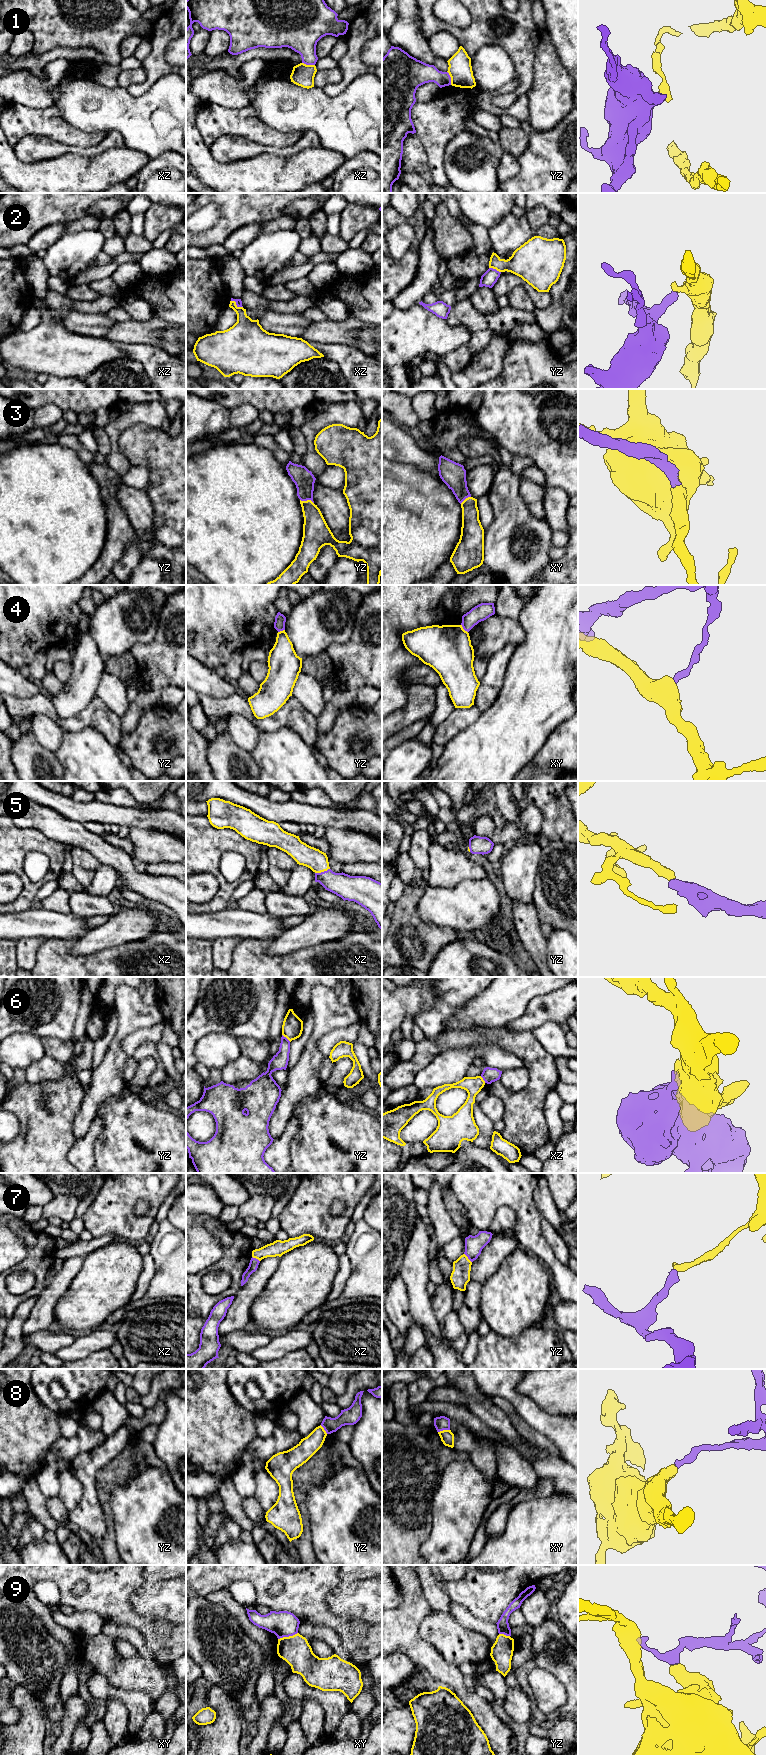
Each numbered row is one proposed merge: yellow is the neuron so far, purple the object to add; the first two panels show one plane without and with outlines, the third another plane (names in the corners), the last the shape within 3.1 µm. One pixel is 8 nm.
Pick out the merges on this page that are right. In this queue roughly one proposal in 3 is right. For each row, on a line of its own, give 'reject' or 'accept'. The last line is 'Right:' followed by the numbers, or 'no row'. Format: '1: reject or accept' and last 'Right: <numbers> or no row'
1: reject
2: reject
3: accept
4: reject
5: accept
6: reject
7: reject
8: reject
9: reject
Right: 3, 5

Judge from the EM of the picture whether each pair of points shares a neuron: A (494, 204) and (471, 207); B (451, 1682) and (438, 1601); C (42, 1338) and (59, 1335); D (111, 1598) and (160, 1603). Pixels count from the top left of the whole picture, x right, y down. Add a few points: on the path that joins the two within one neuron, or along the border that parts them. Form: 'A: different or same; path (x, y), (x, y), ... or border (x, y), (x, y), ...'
A: same; path (488, 204), (486, 206), (477, 206)
B: different; border (421, 1589), (425, 1600), (432, 1610)
C: same; path (46, 1338), (55, 1338)
D: different; border (145, 1582), (130, 1597), (131, 1607), (145, 1618)

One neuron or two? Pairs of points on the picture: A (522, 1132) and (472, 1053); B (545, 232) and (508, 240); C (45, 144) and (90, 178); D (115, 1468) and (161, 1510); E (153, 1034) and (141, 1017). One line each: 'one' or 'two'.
A: two
B: one
C: two
D: two
E: two

